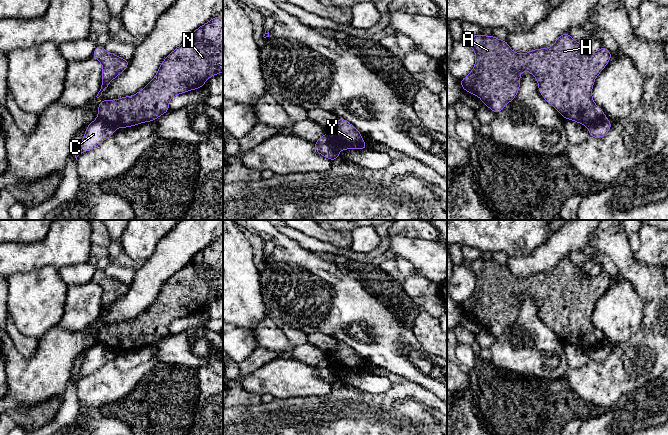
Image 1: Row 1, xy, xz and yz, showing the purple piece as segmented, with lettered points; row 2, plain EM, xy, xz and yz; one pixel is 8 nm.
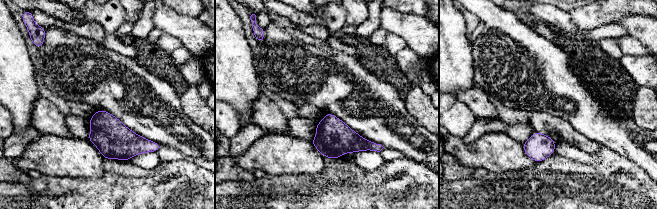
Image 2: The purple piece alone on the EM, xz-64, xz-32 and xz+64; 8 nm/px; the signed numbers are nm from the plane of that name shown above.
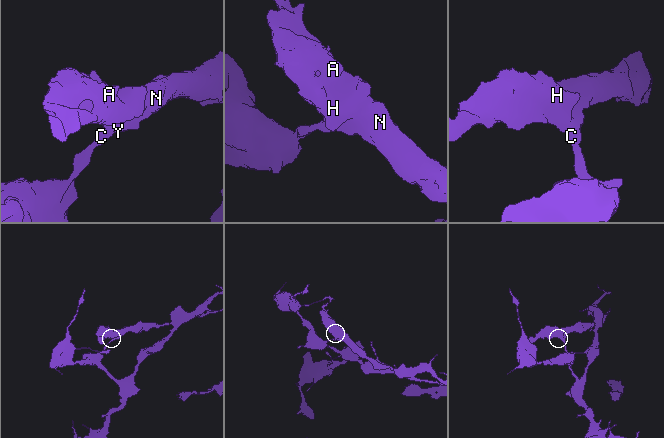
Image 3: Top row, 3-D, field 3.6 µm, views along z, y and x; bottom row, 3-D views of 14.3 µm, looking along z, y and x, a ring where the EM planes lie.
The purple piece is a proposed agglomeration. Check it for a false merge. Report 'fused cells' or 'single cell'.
fused cells

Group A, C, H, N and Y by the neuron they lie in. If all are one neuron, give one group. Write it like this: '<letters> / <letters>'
A H N Y / C

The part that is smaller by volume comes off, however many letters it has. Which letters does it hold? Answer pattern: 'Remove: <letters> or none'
Remove: A, H, N, Y

